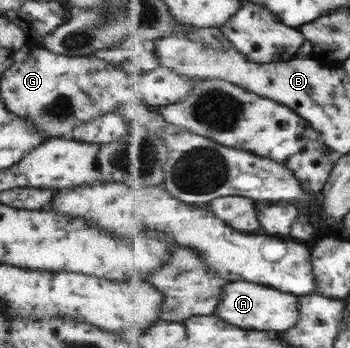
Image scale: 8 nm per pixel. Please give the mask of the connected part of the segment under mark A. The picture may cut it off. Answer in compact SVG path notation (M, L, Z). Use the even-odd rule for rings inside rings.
M251 281L230 282L222 291L221 303L218 304L216 315L221 317L226 324L238 326L244 330L260 332L284 332L298 325L301 320L300 297L292 293L270 288L266 285L252 283Z

